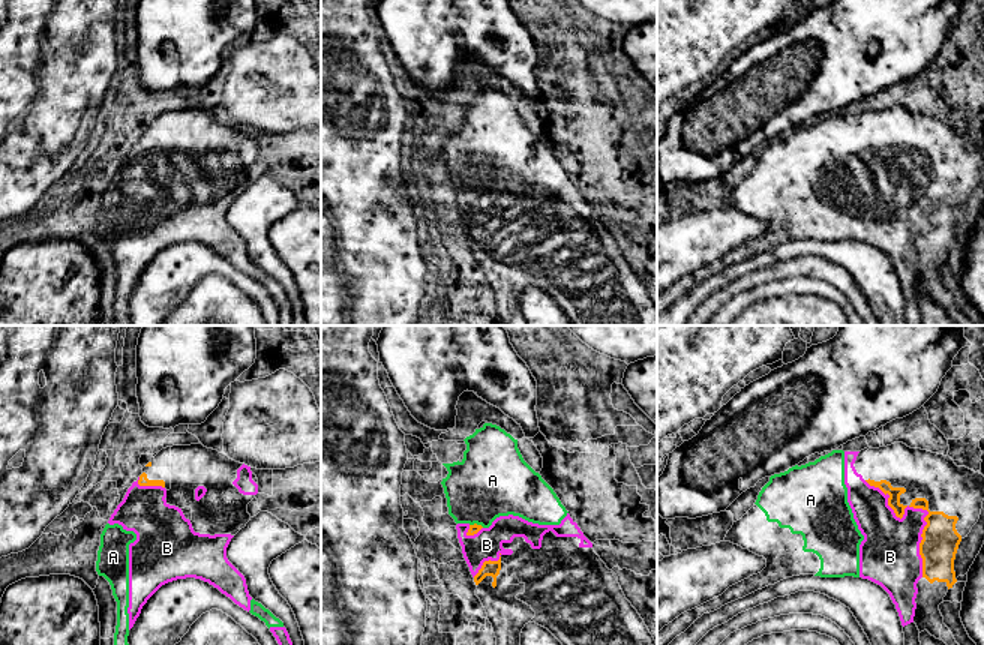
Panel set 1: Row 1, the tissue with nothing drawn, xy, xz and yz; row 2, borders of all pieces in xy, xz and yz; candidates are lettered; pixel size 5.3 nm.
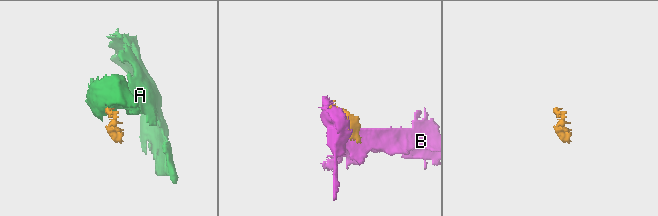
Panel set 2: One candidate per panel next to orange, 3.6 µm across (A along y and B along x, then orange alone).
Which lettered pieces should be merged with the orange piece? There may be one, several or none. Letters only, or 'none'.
A, B

